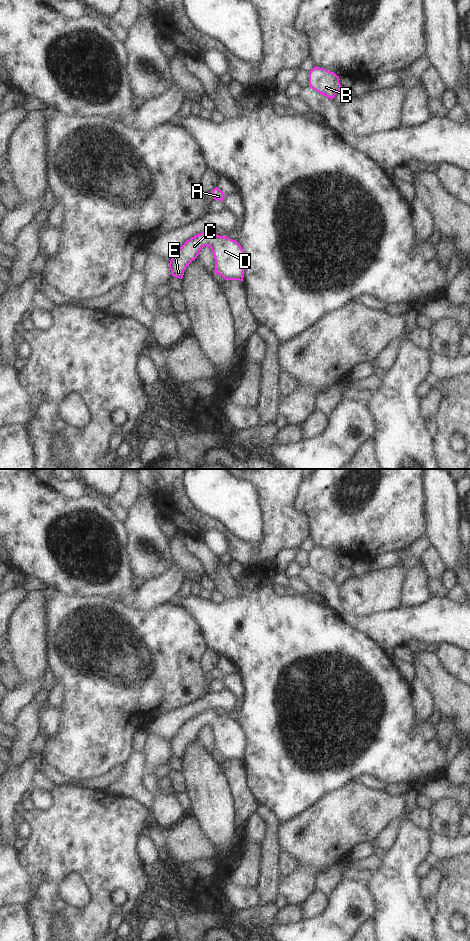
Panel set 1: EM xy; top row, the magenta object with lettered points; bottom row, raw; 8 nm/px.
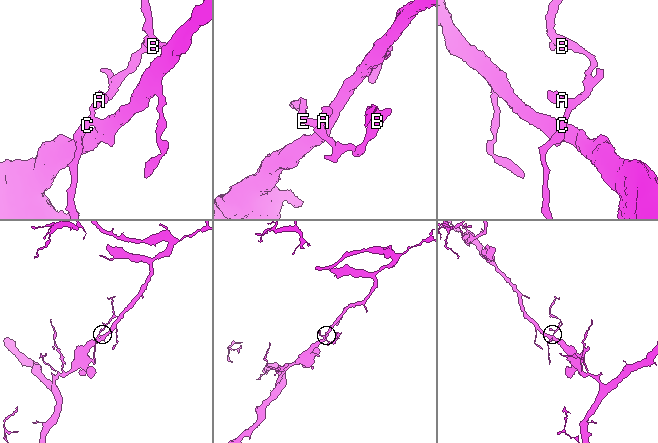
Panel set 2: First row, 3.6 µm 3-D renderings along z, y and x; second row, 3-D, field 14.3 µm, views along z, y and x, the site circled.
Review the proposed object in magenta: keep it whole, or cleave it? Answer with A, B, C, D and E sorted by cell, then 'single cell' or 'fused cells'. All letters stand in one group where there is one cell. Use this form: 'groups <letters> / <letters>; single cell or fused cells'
groups A B C D E; single cell

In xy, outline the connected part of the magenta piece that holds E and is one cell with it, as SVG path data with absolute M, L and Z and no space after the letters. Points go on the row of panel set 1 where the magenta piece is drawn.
M215 230L202 232L187 240L170 260L172 276L182 279L186 267L197 258L200 250L209 246L215 259L215 274L225 280L243 281L246 257L241 245L227 236L219 236Z

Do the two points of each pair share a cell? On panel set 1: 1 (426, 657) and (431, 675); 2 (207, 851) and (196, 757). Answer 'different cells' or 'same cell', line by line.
1: same cell
2: different cells

